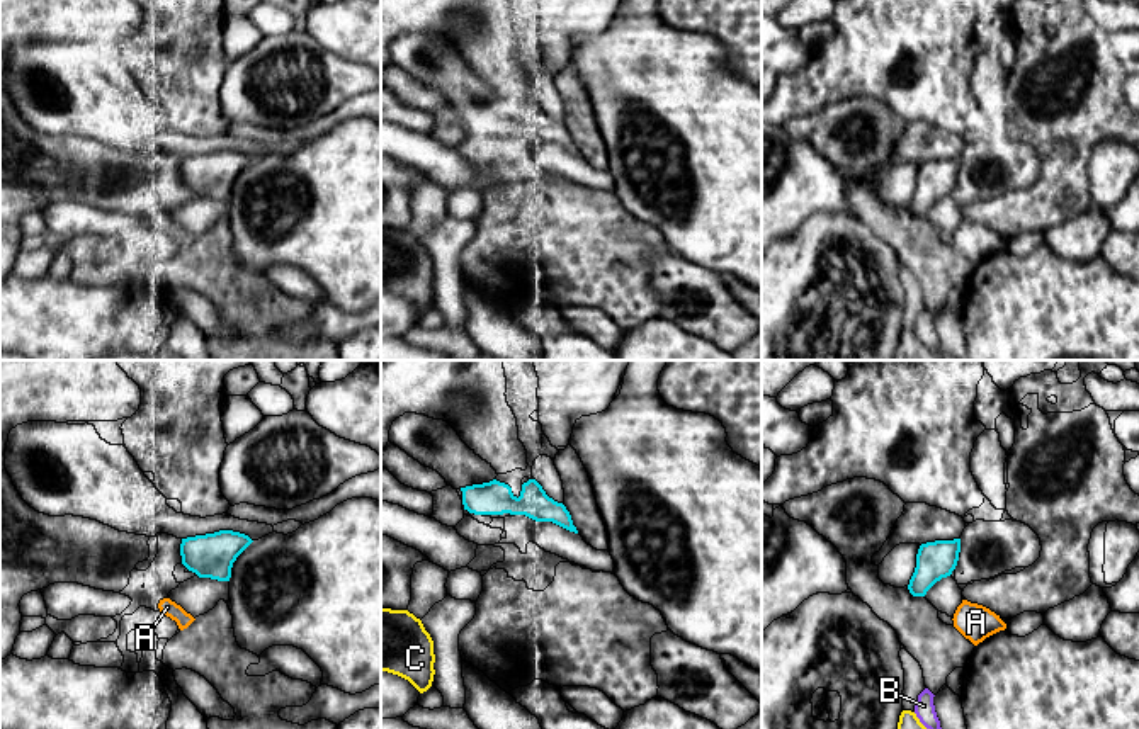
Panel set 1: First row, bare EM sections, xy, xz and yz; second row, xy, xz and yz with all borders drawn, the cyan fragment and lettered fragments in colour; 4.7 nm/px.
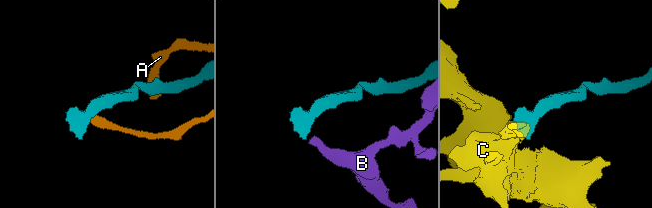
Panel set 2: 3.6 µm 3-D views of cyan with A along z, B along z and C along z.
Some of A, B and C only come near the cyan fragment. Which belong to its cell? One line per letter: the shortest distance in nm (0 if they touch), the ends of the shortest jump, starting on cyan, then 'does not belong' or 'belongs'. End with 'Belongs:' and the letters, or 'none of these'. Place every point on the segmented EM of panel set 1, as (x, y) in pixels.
A: 140 nm | yz (949, 575), (963, 600) | does not belong
B: 440 nm | yz (923, 595), (925, 689) | does not belong
C: 550 nm | yz (913, 595), (910, 711) | belongs
Belongs: C

